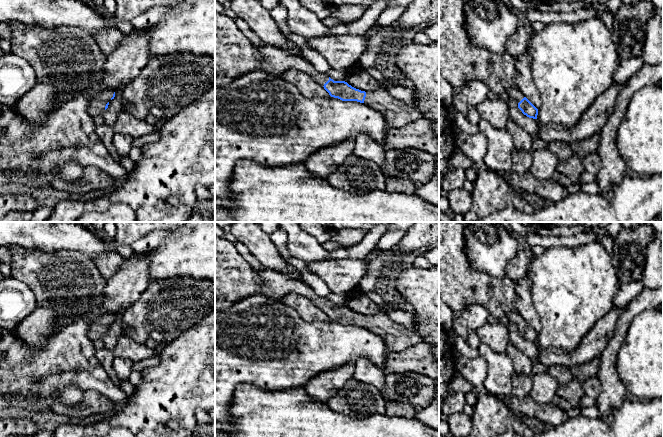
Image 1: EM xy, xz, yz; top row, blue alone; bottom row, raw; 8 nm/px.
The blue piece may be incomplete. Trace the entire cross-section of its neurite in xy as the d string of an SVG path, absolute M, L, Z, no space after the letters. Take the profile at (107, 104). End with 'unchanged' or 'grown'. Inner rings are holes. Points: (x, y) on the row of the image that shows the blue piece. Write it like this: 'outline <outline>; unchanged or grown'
outline M105 89L94 94L87 110L88 113L93 117L103 115L105 110L108 108L109 101L114 99L114 97L115 92L112 89Z; grown

